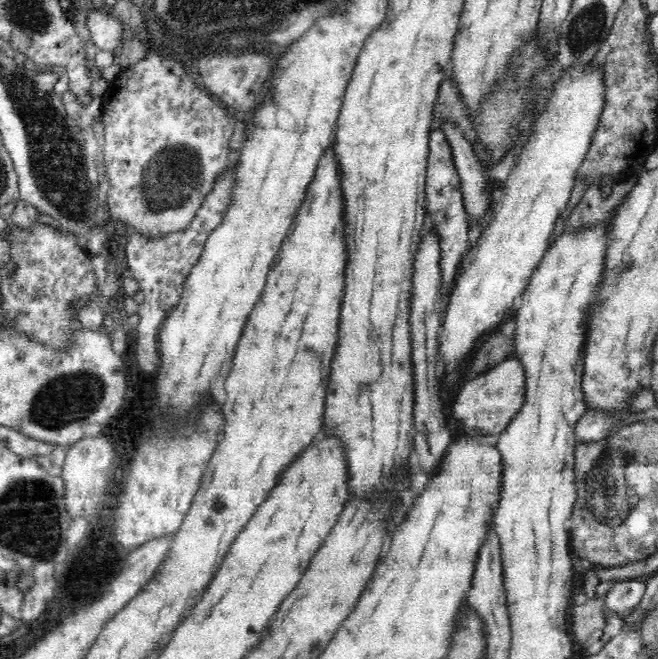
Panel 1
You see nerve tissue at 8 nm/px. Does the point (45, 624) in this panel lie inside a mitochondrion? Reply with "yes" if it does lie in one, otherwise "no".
no

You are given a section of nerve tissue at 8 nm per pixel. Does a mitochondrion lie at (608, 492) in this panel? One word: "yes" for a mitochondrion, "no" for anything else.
yes

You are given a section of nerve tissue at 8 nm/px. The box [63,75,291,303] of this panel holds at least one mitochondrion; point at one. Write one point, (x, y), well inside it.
(175, 169)

